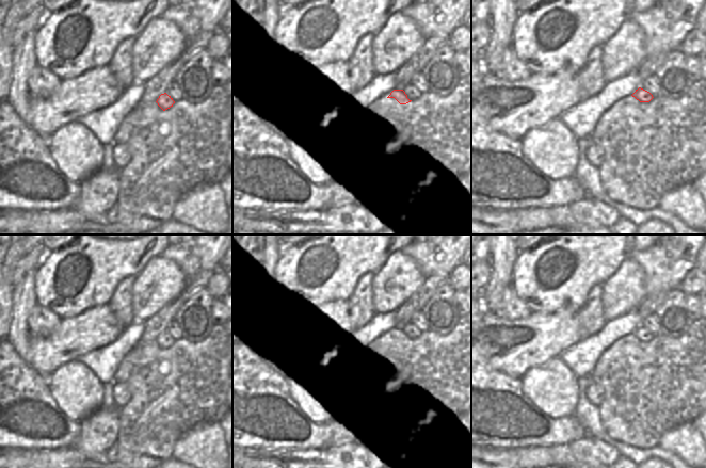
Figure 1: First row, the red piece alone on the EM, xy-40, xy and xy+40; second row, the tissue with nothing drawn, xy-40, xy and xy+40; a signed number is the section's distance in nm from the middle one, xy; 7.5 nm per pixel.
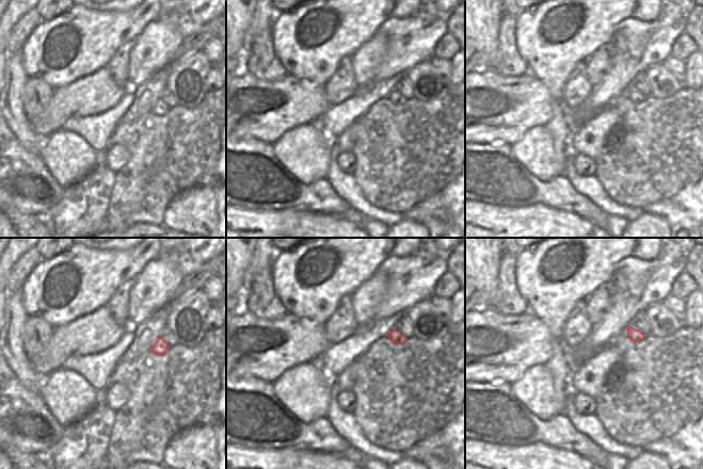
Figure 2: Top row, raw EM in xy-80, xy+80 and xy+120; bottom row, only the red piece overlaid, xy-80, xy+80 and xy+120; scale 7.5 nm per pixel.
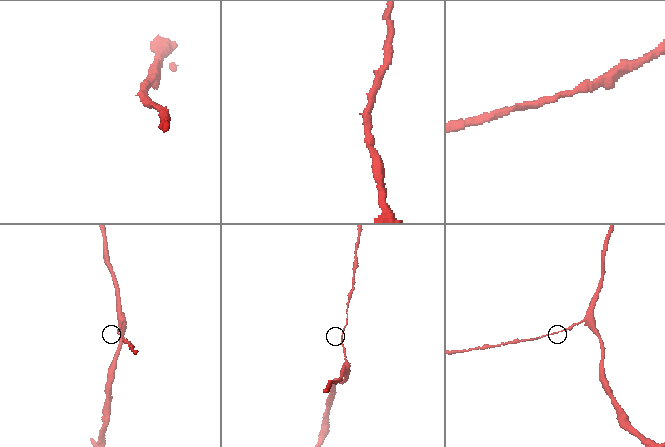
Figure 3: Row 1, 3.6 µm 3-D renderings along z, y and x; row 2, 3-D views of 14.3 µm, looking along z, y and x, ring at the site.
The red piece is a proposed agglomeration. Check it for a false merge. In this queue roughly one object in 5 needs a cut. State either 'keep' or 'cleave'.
keep

